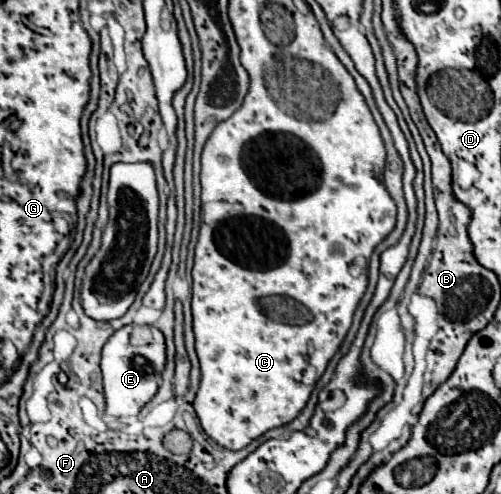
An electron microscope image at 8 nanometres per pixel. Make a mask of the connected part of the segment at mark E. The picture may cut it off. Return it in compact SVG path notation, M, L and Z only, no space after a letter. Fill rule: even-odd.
M128 324L120 330L116 330L110 340L104 344L102 350L102 376L104 376L104 392L106 392L106 414L110 416L138 416L142 406L156 394L158 380L162 380L162 372L166 366L166 346L164 346L164 334L160 330L152 330L154 340L146 346L134 346L130 342L134 324ZM110 362L110 366L104 366Z

